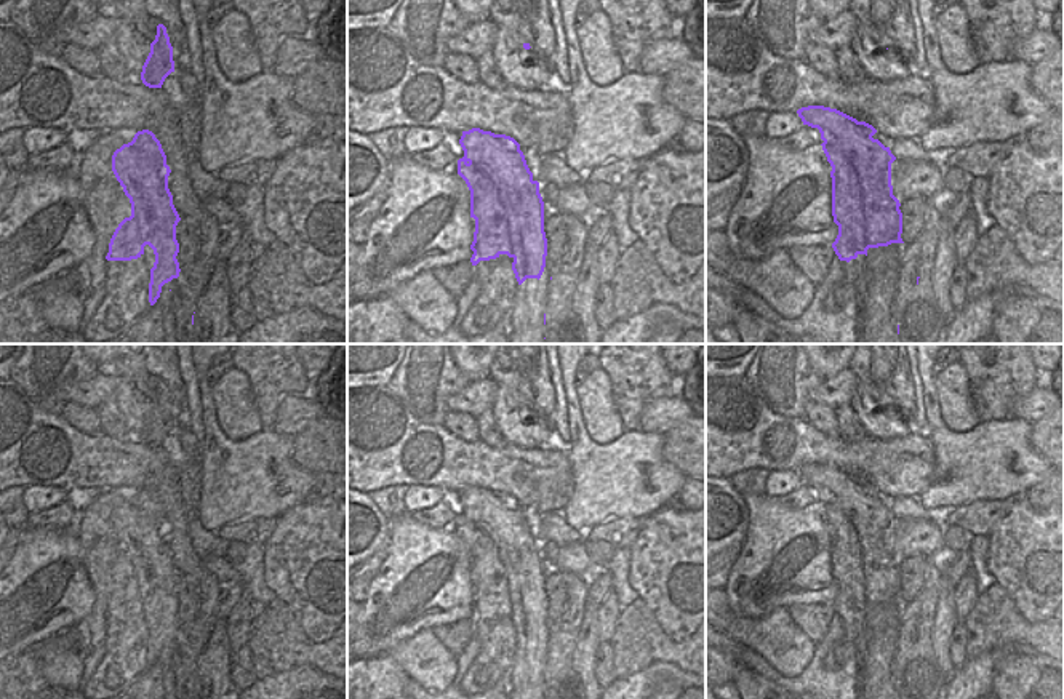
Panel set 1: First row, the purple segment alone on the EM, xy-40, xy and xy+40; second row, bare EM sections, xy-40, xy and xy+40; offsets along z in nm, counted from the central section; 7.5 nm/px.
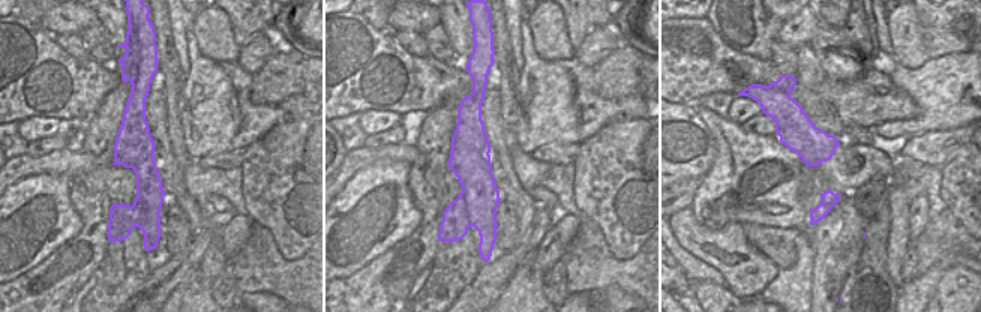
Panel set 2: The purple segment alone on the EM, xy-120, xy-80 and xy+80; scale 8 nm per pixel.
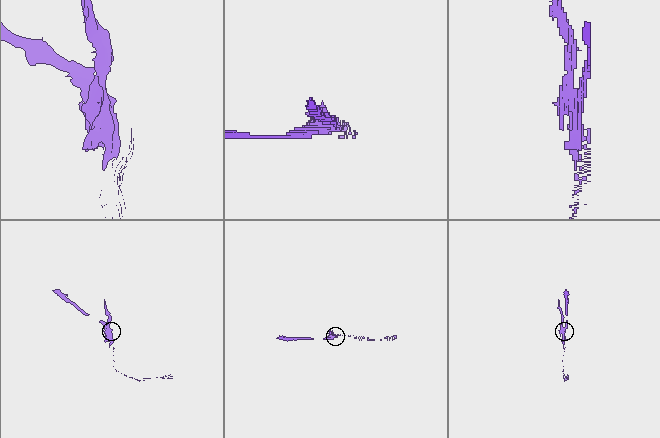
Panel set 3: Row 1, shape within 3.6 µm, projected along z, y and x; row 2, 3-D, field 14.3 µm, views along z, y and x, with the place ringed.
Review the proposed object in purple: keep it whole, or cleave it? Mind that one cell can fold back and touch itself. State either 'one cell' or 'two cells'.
two cells

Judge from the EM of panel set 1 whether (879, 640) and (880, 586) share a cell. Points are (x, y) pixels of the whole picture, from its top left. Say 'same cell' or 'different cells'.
same cell

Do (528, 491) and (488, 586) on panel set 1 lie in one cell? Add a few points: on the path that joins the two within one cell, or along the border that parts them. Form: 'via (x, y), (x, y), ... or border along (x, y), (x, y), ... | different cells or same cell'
border along (520, 507), (530, 527) | different cells

